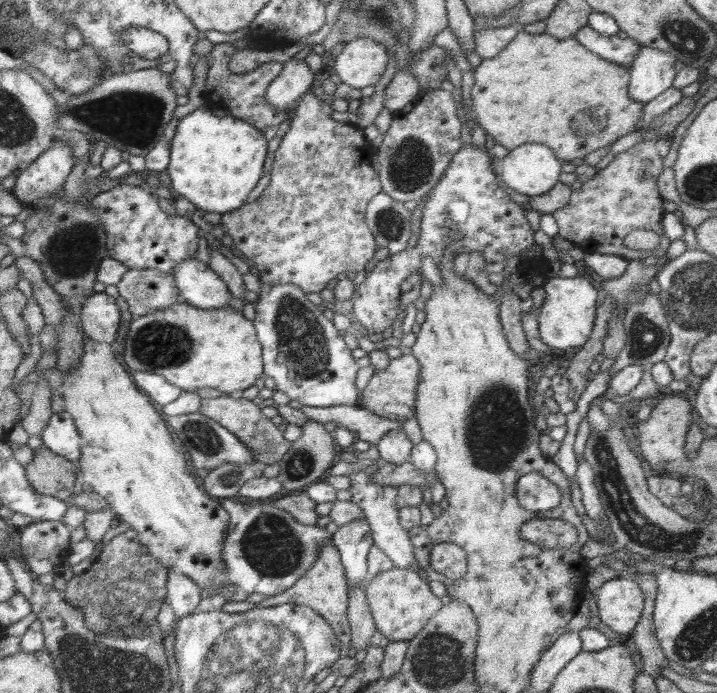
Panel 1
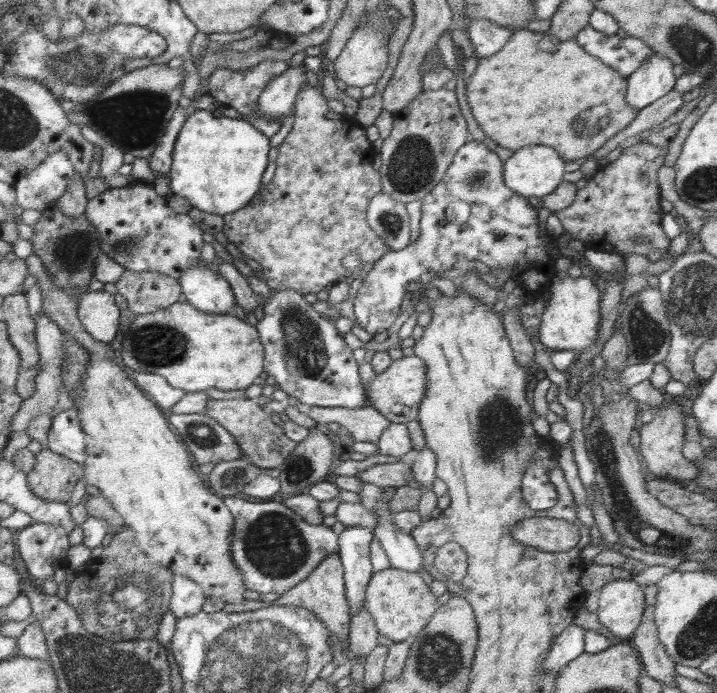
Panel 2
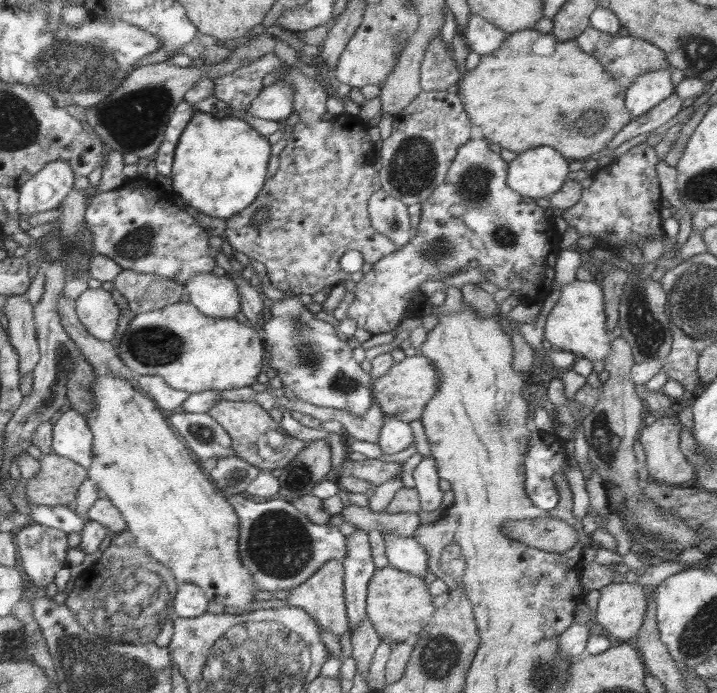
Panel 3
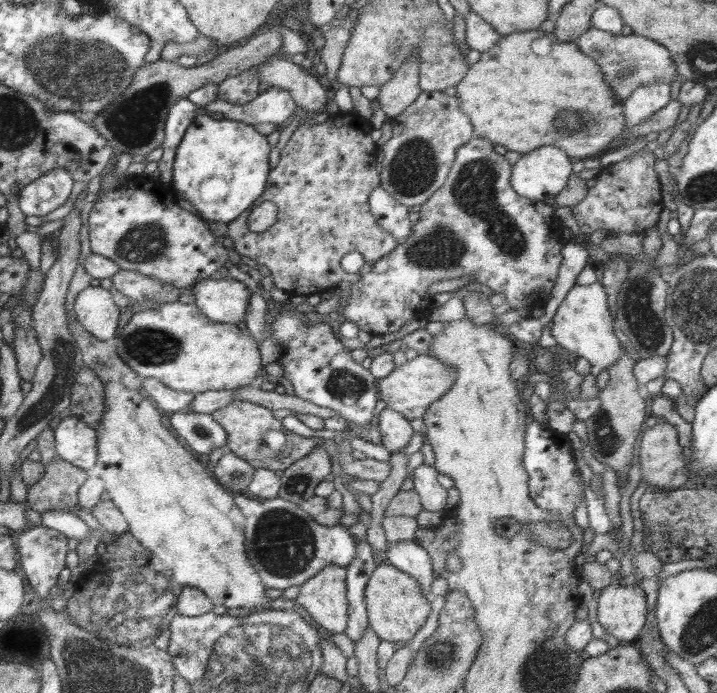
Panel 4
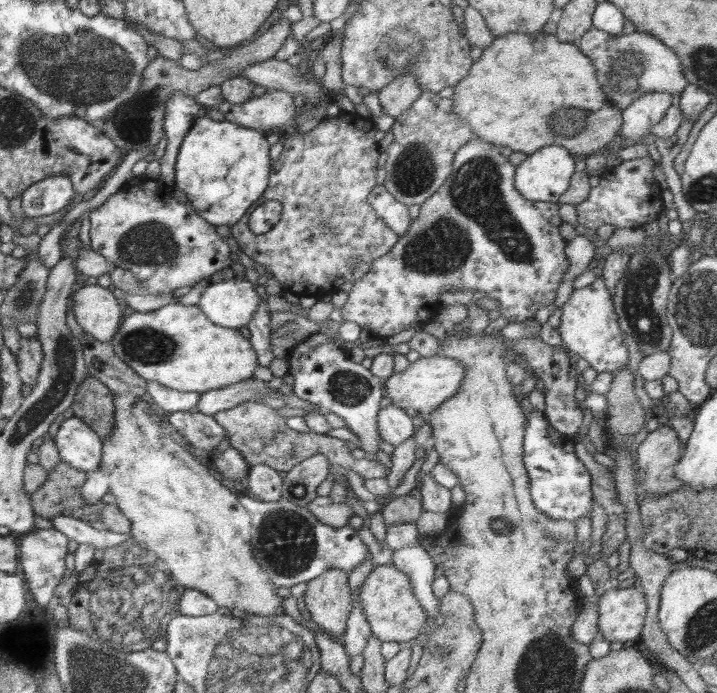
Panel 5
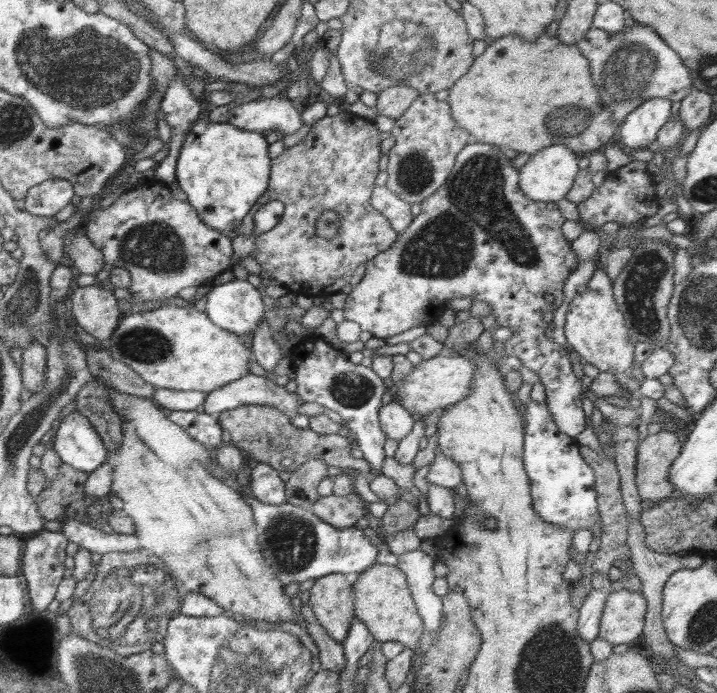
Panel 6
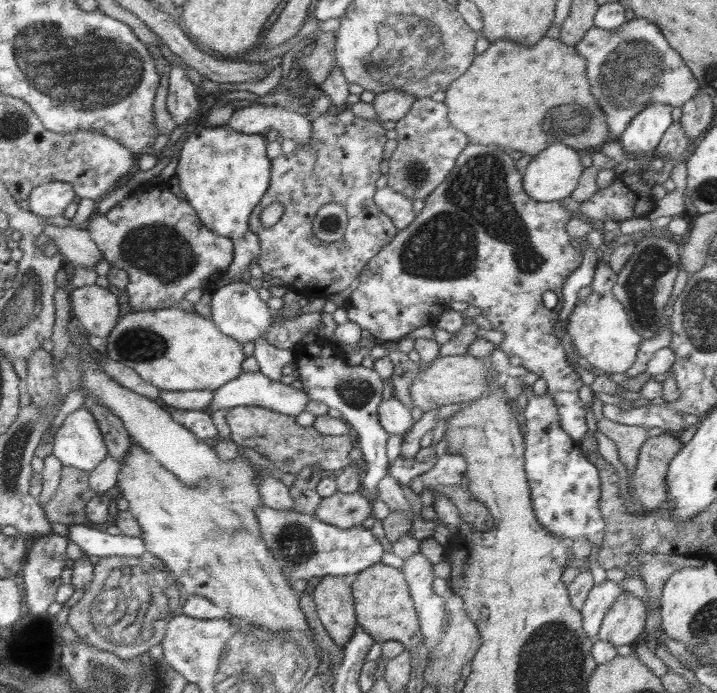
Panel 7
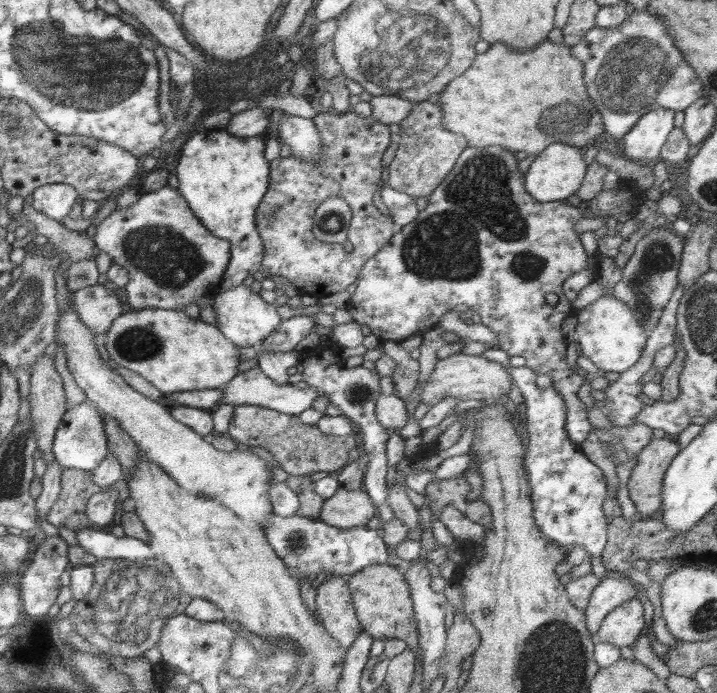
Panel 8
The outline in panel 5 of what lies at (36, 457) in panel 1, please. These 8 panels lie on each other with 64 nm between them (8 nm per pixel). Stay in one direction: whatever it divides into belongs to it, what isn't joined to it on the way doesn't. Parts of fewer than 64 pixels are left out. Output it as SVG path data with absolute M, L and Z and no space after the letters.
M61 461L47 476L42 487L30 494L32 508L38 516L50 519L62 514L87 523L100 520L98 504L84 502L81 494L88 474Z

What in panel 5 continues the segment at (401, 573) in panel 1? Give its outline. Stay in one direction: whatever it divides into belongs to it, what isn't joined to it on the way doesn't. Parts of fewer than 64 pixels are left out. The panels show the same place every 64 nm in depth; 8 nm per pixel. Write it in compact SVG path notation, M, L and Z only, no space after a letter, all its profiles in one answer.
M387 559L376 562L370 575L362 581L362 587L358 591L358 604L362 604L371 631L381 642L408 643L426 626L426 612L414 596L414 588L408 576L391 565Z

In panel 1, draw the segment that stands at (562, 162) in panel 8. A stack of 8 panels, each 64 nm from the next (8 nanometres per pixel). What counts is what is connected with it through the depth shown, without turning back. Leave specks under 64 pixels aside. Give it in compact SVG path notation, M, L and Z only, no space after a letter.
M524 144L502 158L502 182L526 196L546 194L560 180L562 162L548 146Z

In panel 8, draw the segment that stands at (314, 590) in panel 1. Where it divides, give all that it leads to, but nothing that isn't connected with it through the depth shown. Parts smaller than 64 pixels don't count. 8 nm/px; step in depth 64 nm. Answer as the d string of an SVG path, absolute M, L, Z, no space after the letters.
M330 576L316 584L315 604L320 622L345 649L363 632L357 619L347 581L342 576Z

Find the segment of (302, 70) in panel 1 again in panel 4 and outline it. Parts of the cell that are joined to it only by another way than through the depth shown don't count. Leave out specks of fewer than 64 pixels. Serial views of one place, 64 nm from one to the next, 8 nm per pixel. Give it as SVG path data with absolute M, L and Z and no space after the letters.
M270 87L246 104L230 104L218 99L200 106L200 111L205 114L220 112L224 119L250 125L275 124L281 128L292 119L296 107L288 91Z

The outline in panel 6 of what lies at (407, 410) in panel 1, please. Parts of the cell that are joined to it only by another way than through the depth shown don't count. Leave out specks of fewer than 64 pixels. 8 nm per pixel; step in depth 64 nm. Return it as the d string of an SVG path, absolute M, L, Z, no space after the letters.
M443 353L423 360L414 366L414 372L402 382L388 382L393 400L406 408L411 414L430 415L436 408L446 409L470 396L474 382L474 363L468 356Z

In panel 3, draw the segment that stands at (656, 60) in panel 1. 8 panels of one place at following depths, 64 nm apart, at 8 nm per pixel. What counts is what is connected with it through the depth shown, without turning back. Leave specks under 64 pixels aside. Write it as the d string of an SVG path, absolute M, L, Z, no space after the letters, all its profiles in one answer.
M670 71L649 73L634 80L625 92L625 106L632 119L650 112L673 93Z

